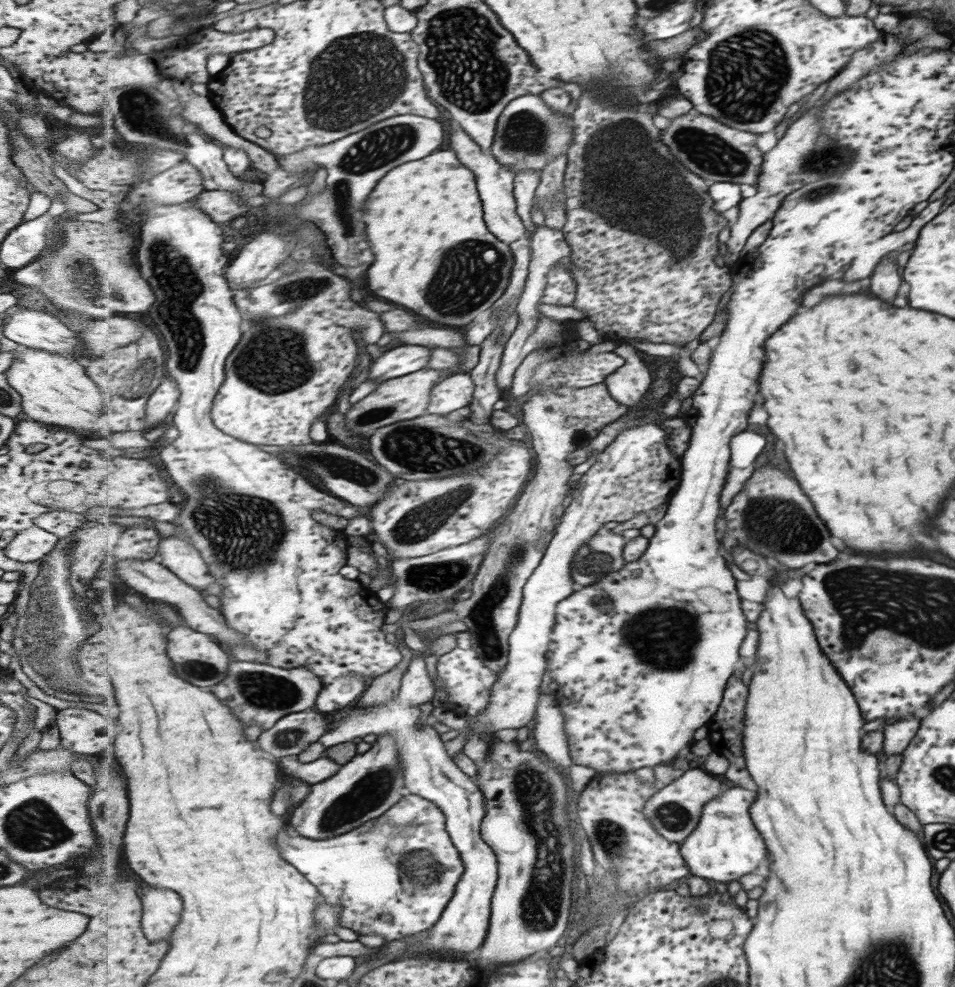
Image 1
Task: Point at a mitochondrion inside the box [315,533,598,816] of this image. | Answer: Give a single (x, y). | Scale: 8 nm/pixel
(439, 575)

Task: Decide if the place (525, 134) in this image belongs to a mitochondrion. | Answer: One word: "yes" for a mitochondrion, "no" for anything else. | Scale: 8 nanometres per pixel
yes

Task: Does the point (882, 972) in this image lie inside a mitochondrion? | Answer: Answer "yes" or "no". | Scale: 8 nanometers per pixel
yes

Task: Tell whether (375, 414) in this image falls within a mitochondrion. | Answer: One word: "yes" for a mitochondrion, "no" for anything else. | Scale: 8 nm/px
yes

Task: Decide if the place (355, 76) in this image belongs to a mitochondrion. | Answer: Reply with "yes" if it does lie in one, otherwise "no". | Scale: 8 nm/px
yes

